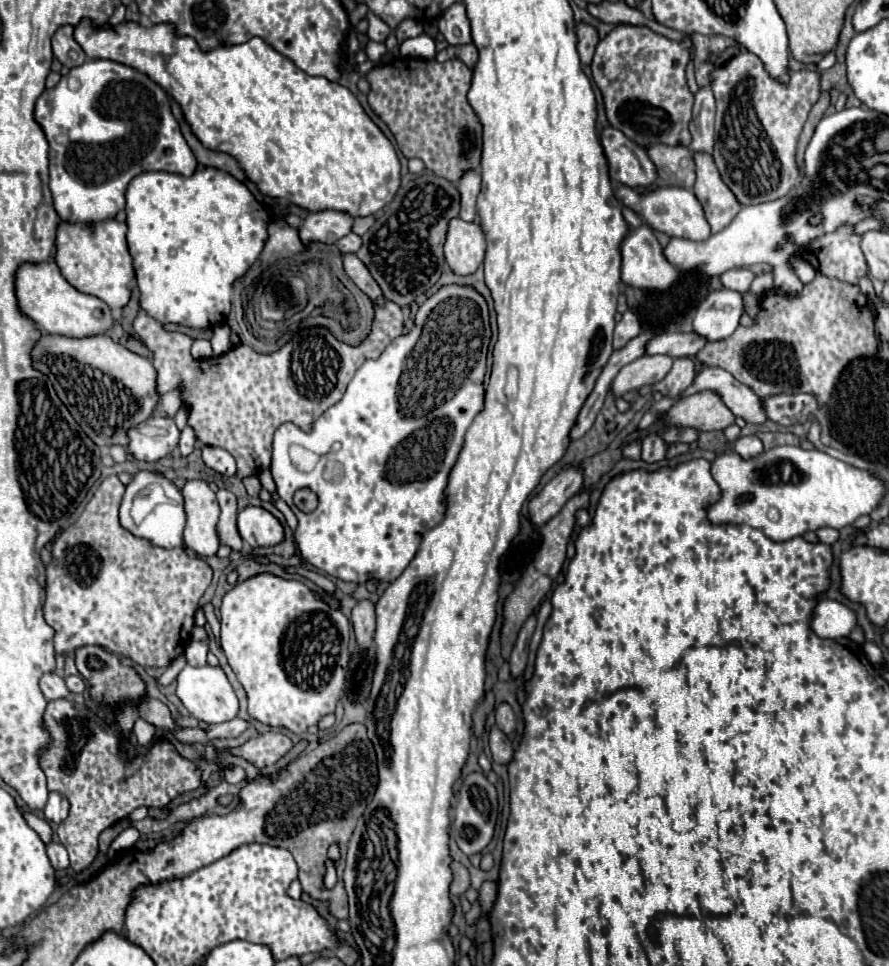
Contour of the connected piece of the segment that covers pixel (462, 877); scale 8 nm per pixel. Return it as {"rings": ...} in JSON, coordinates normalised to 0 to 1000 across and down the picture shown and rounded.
{"rings":[[[510,890],[507,899],[510,899],[510,905],[512,905],[510,915],[507,915],[507,925],[512,929],[508,929],[507,931],[512,931],[516,930],[516,928],[521,928],[521,925],[525,923],[525,919],[530,917],[530,913],[528,913],[528,903],[525,903],[523,896],[519,896],[516,892]]]}

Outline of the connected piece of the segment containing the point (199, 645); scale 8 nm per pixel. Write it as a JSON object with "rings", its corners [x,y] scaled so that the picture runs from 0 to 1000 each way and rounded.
{"rings":[[[235,660],[233,663],[215,663],[215,667],[208,673],[210,685],[217,689],[233,687],[233,675],[235,675]]]}

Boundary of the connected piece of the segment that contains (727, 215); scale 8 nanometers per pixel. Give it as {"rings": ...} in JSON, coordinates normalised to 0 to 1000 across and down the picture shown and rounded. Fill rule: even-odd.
{"rings":[[[782,157],[780,166],[784,178],[780,201],[784,203],[784,207],[793,217],[800,242],[807,242],[827,226],[827,222],[834,217],[834,211],[827,207],[825,199],[811,186],[800,159]]]}

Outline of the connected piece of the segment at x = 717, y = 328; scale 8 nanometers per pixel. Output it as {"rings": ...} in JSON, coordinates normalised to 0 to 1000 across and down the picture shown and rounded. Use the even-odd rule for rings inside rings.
{"rings":[[[802,300],[786,315],[786,325],[780,329],[780,344],[793,354],[809,354],[820,350],[831,337],[836,325],[834,304],[827,300]]]}

